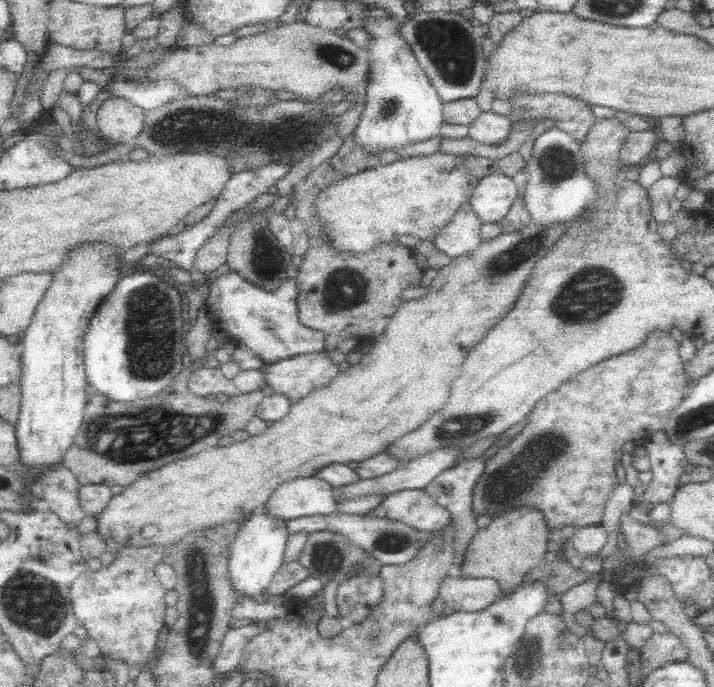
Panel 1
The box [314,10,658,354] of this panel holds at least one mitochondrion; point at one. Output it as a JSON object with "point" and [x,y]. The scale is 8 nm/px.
{"point":[452,52]}

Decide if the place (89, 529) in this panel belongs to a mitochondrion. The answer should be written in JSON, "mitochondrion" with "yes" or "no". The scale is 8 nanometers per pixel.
{"mitochondrion":"no"}

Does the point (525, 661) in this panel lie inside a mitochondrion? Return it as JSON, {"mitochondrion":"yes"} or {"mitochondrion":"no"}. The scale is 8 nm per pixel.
{"mitochondrion":"yes"}

